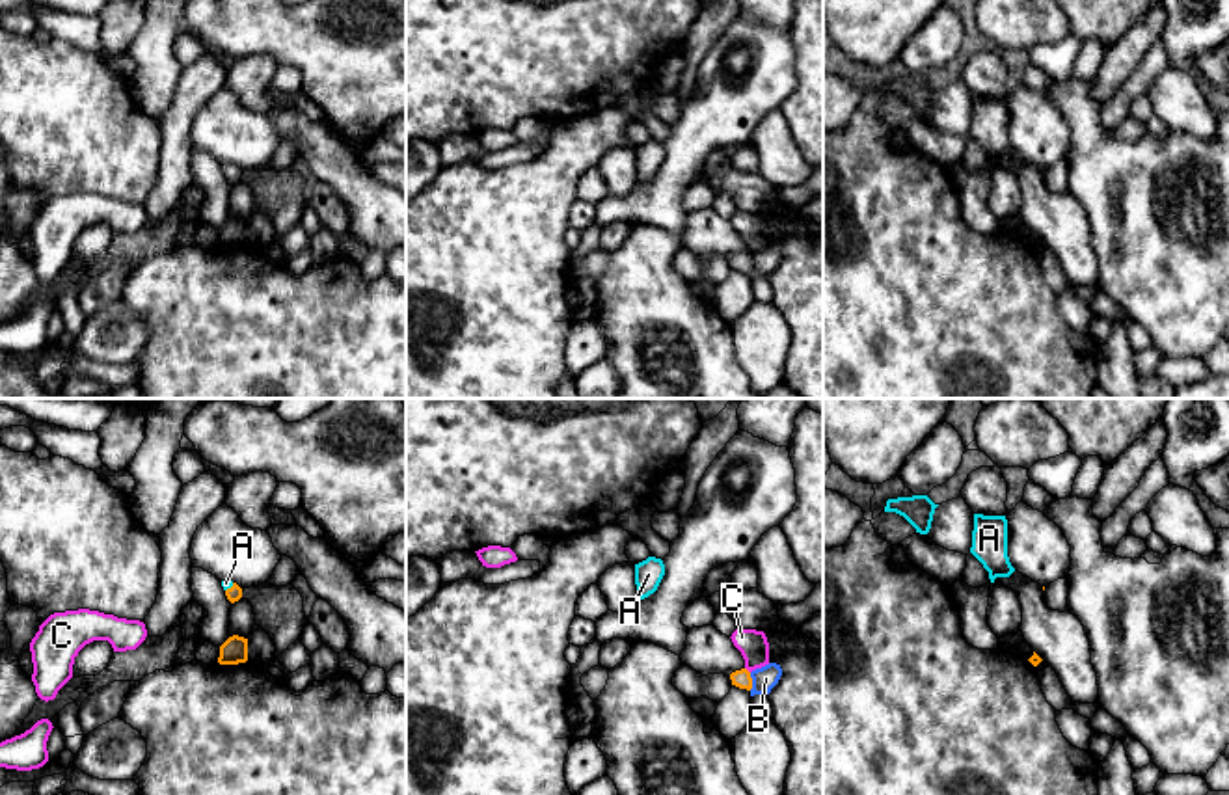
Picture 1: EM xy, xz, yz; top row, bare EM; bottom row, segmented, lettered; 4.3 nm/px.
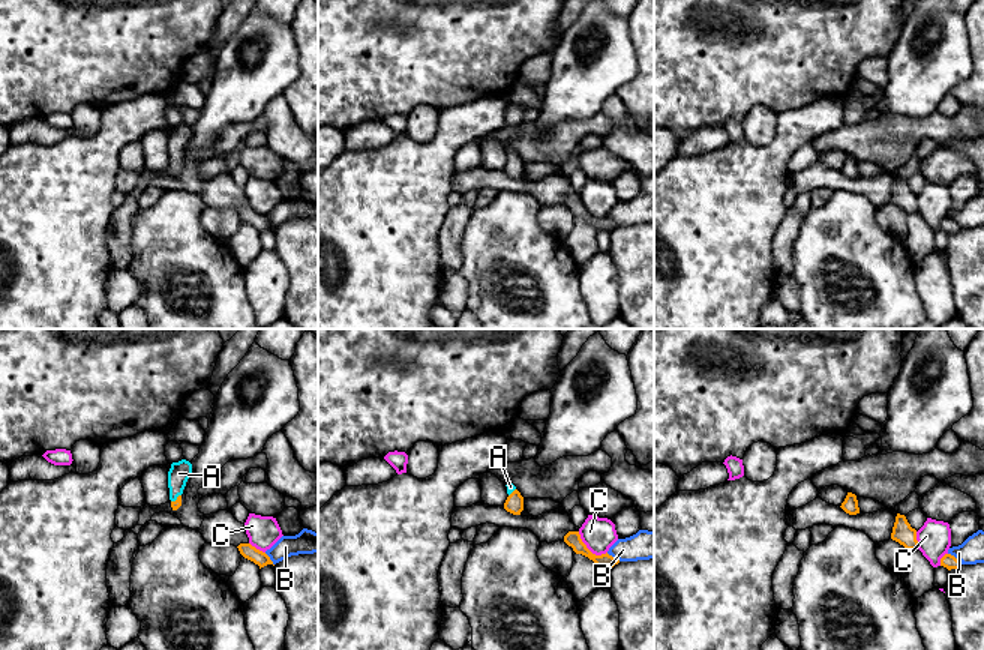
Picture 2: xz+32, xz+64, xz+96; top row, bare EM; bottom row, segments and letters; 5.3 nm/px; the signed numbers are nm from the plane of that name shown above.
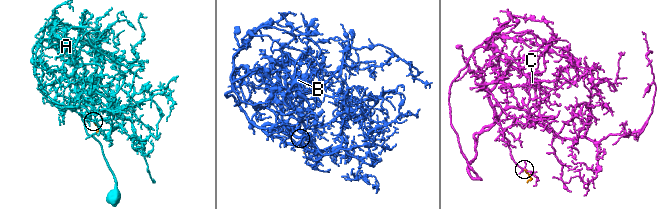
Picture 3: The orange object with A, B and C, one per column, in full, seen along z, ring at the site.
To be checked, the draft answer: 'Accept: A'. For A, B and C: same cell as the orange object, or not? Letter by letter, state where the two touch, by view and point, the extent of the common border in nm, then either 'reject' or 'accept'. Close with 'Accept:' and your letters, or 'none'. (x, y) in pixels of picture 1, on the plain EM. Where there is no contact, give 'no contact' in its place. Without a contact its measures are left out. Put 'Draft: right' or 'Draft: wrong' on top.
Draft: right
A: meets orange in xy at (231, 170); contact 50 nm long; accept
B: meets orange in xz at (751, 265); contact 80 nm long; reject
C: meets orange in xz at (747, 254); contact 40 nm long; reject
Accept: A

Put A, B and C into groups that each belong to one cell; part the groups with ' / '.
A / B / C

